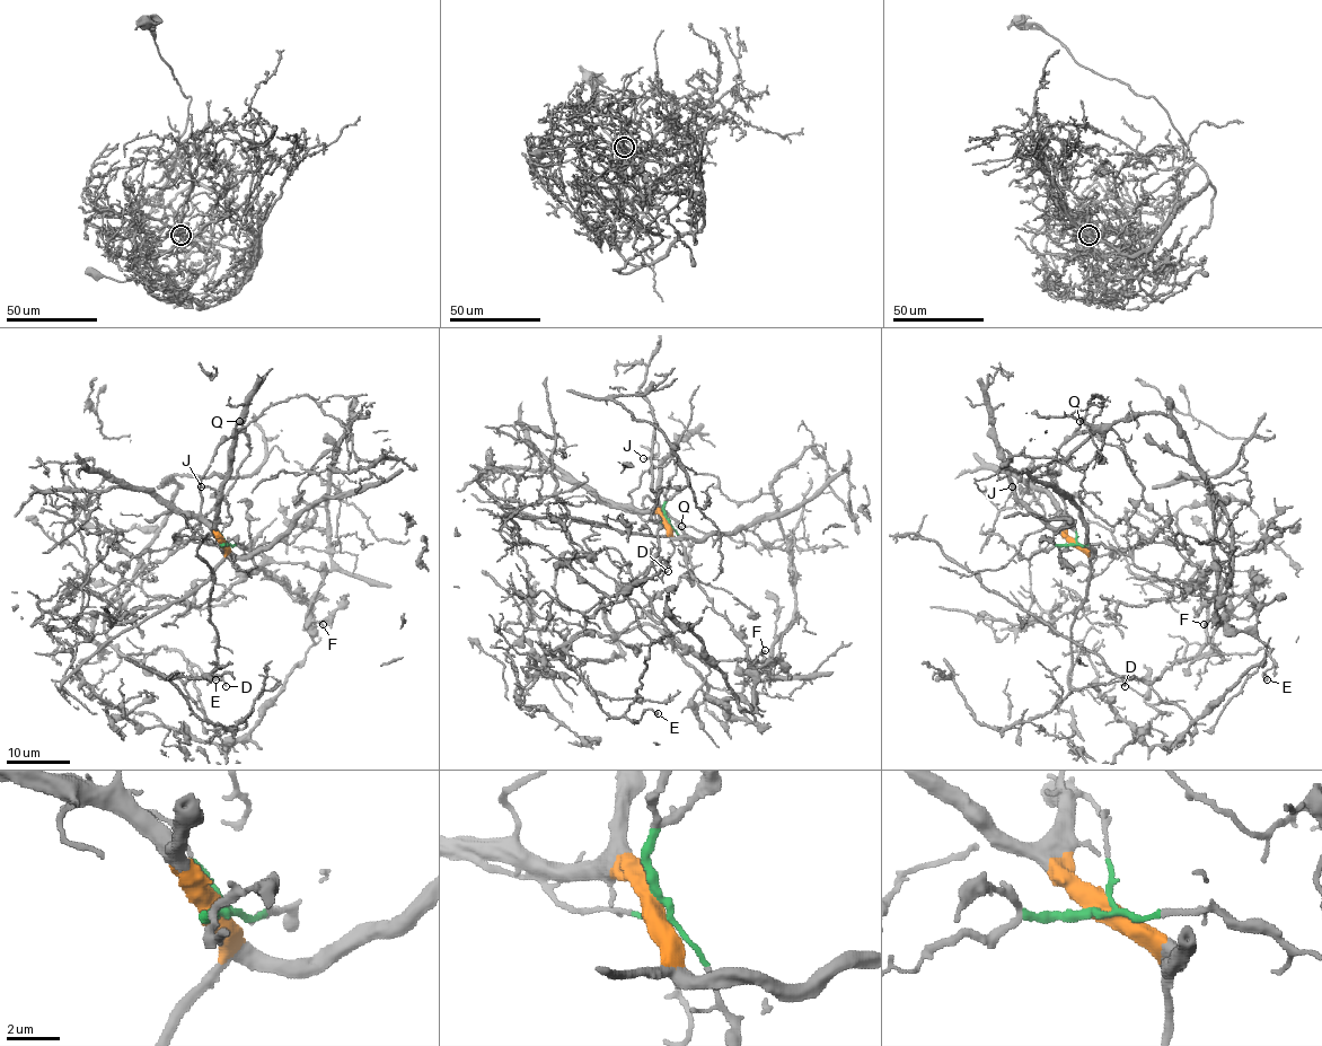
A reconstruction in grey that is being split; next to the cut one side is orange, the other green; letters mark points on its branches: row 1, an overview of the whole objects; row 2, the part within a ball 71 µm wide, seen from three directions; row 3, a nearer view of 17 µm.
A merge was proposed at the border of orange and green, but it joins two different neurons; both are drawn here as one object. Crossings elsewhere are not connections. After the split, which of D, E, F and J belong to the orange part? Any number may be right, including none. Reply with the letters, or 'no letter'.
J

